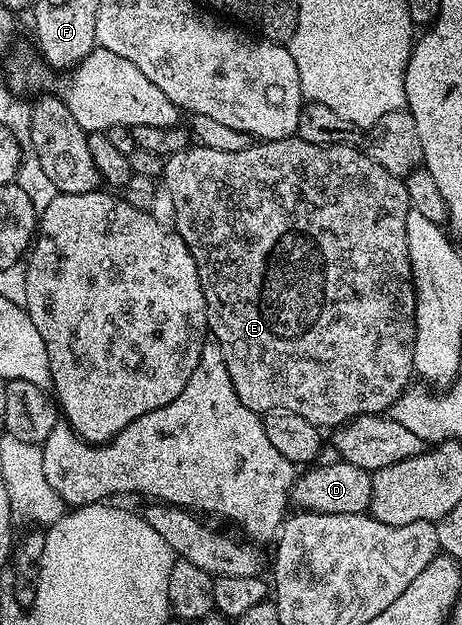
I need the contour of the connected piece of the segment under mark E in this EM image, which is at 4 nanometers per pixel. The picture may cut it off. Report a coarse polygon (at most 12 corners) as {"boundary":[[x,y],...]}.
{"boundary":[[349,144],[164,159],[237,398],[415,371],[406,183]]}

